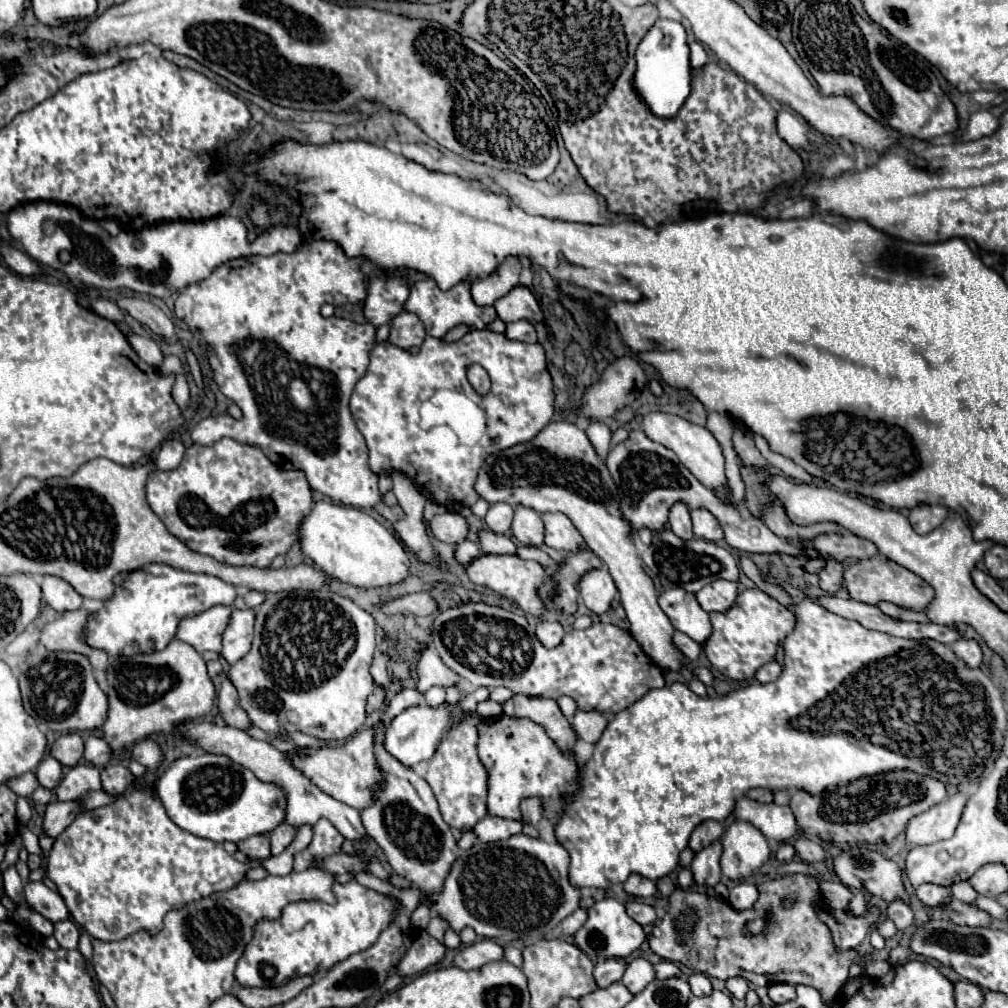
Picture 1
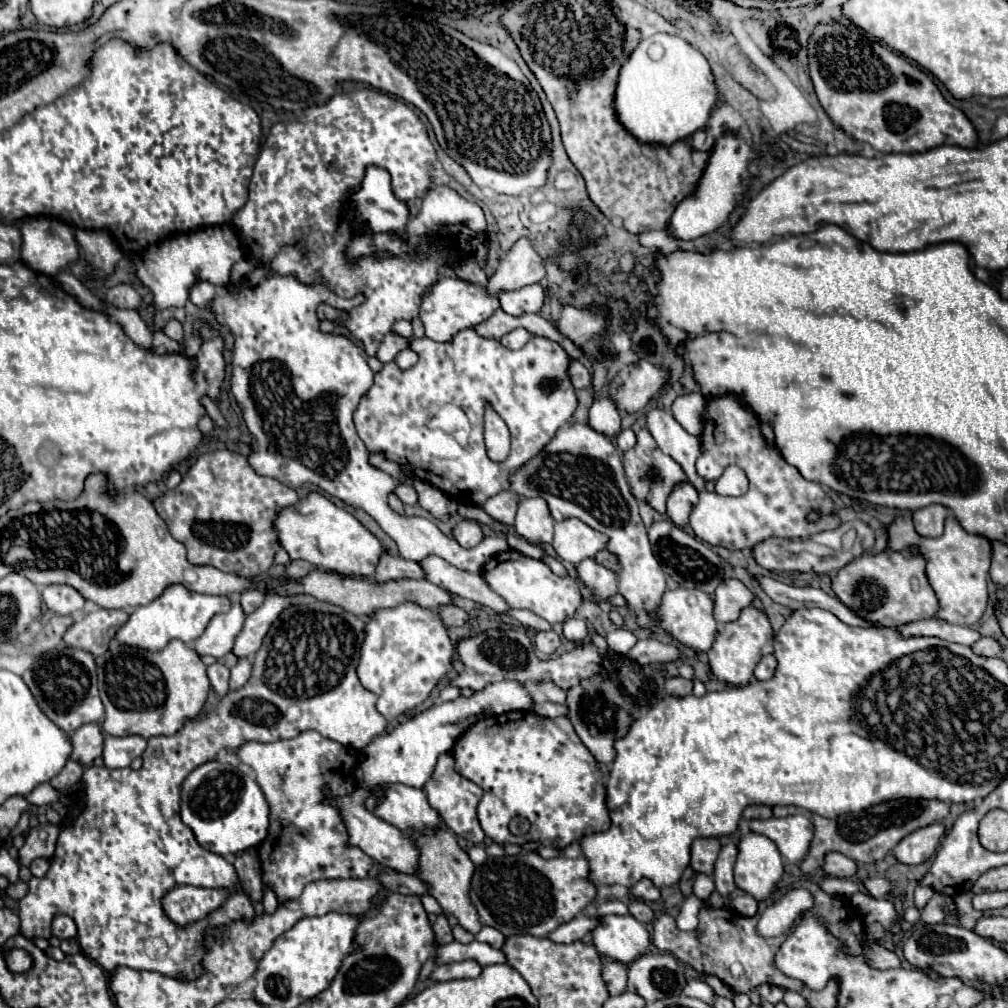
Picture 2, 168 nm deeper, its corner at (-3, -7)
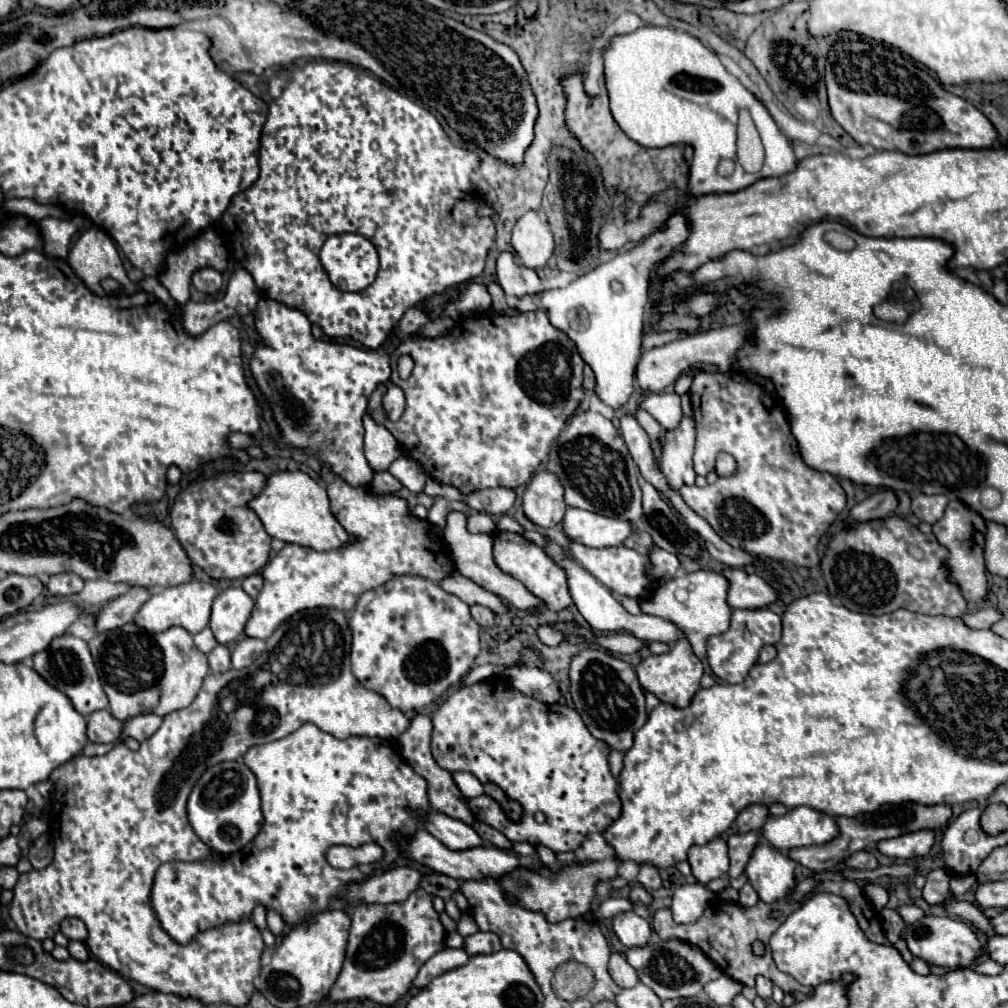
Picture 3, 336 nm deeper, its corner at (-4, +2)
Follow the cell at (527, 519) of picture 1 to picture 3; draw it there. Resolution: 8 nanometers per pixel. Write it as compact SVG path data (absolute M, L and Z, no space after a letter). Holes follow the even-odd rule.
M547 471L535 473L523 493L525 517L537 527L549 529L561 523L565 509L567 507L563 503L563 487L555 479L555 475Z

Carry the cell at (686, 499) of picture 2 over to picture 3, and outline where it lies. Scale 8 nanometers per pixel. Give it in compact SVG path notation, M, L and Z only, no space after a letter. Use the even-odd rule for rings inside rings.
M683 417L675 431L667 431L661 443L661 471L673 489L681 489L681 485L695 483L693 471L693 445L695 445L695 423L693 419Z

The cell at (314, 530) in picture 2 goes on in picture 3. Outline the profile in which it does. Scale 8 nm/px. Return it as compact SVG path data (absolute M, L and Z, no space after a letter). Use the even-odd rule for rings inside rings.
M287 471L287 473L271 475L261 495L255 497L249 503L249 507L259 515L265 531L271 537L281 539L285 543L305 545L315 551L333 551L355 541L353 535L345 533L337 517L333 517L325 487L321 487L315 479L311 479L309 475L301 471L293 471L293 473Z

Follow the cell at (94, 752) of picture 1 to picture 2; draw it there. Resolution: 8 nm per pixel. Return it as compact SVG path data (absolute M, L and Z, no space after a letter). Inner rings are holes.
M132 734L132 736L108 736L104 744L102 760L108 768L126 768L130 762L146 750L146 738Z

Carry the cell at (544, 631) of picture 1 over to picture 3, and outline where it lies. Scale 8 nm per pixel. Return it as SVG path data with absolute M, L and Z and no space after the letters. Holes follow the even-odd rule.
M539 625L537 635L539 635L541 643L545 643L545 645L549 645L549 647L555 647L555 645L559 645L559 643L563 641L563 635L561 635L557 629L549 627L549 625Z

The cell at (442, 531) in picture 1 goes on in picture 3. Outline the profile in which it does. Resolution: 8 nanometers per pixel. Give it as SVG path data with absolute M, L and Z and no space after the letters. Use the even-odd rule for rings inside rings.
M473 513L467 519L467 529L469 533L495 533L497 525L493 523L493 519L487 513Z

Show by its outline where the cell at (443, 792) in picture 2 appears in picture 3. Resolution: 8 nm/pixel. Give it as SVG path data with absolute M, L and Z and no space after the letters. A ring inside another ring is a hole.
M321 607L299 611L283 621L265 643L265 653L251 667L241 671L229 669L219 677L207 675L195 701L185 709L169 713L163 719L161 727L151 735L151 739L145 739L141 743L139 751L131 751L123 743L117 743L109 753L101 757L73 757L51 773L55 791L49 835L53 837L55 855L51 865L47 865L45 869L31 869L29 873L19 875L9 907L9 915L23 935L43 941L59 931L61 919L79 917L89 931L85 943L91 955L109 969L121 973L125 979L133 979L155 991L195 997L207 1005L245 1005L253 993L253 979L259 973L259 959L265 947L261 931L257 929L253 919L207 929L205 933L197 933L189 943L181 945L173 941L169 933L165 933L165 929L161 929L151 907L151 887L155 871L167 861L219 861L219 855L213 853L193 833L187 821L187 797L201 773L209 765L237 759L251 745L263 745L281 739L297 731L303 723L315 723L319 729L331 733L337 739L347 739L353 735L397 739L411 723L411 727L399 737L397 743L407 763L421 777L425 777L431 809L473 825L473 813L467 805L467 799L455 785L453 773L439 765L431 769L431 721L425 715L417 715L413 721L409 721L401 711L389 707L385 701L373 703L373 699L381 695L365 689L353 677L349 663L349 619L343 611ZM261 671L267 671L265 683L259 679Z

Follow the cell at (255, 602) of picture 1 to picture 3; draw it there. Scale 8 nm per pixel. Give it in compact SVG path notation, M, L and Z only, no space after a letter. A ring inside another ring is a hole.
M259 573L249 575L249 577L245 577L245 579L243 579L243 591L245 591L247 595L251 595L253 599L259 595L261 587L263 587L263 577L261 577Z

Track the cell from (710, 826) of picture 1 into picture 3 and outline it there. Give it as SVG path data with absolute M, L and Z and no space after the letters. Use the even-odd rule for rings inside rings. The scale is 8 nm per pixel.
M717 837L705 845L693 845L689 849L689 865L695 879L703 885L707 885L711 879L723 877L729 869L727 843Z

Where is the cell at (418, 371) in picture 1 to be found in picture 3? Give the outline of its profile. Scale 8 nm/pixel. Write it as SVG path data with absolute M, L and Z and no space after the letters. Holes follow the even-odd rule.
M533 311L533 313L521 313L517 317L499 317L495 313L483 313L483 315L477 315L477 317L471 317L471 319L465 319L461 323L455 325L453 331L449 331L447 335L443 337L435 337L435 339L429 339L429 337L421 337L421 335L409 335L405 337L399 347L395 347L395 351L391 353L391 369L393 369L393 375L391 375L391 383L401 387L403 393L405 393L405 399L407 399L407 405L405 405L405 413L401 415L399 421L391 423L387 417L385 417L385 411L381 407L381 399L383 399L383 393L387 391L387 385L379 385L375 391L373 391L373 399L369 397L369 405L367 405L367 413L373 417L373 421L377 421L377 425L383 425L389 429L389 433L397 439L397 443L403 447L403 451L413 457L415 461L419 461L427 471L427 463L431 461L431 477L439 483L445 483L445 485L453 485L455 489L459 489L461 493L473 493L473 491L479 491L479 489L487 489L487 487L519 487L519 485L525 485L533 473L537 471L537 467L543 463L543 459L547 457L549 453L549 447L551 443L559 437L565 421L575 413L575 409L579 407L581 399L583 399L583 359L581 355L577 353L577 347L573 345L573 341L559 329L555 329L547 315L543 311ZM409 353L415 361L415 369L411 373L409 379L401 379L397 375L397 359L401 355ZM523 371L533 371L533 393L529 389L529 385L525 383L525 373Z

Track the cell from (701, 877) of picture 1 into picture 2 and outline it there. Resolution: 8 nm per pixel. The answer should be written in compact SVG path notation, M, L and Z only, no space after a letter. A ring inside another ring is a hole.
M732 842L732 844L726 844L720 850L720 856L716 860L714 884L716 884L716 890L720 894L724 894L724 896L728 896L730 892L736 890L736 884L734 884L734 862L736 862L736 856L738 856L738 846Z

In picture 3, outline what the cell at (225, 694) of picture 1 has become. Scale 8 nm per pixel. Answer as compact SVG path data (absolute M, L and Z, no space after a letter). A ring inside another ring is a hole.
M245 637L237 643L235 651L231 653L233 669L245 669L255 661L255 651L265 651L265 643L261 639Z

